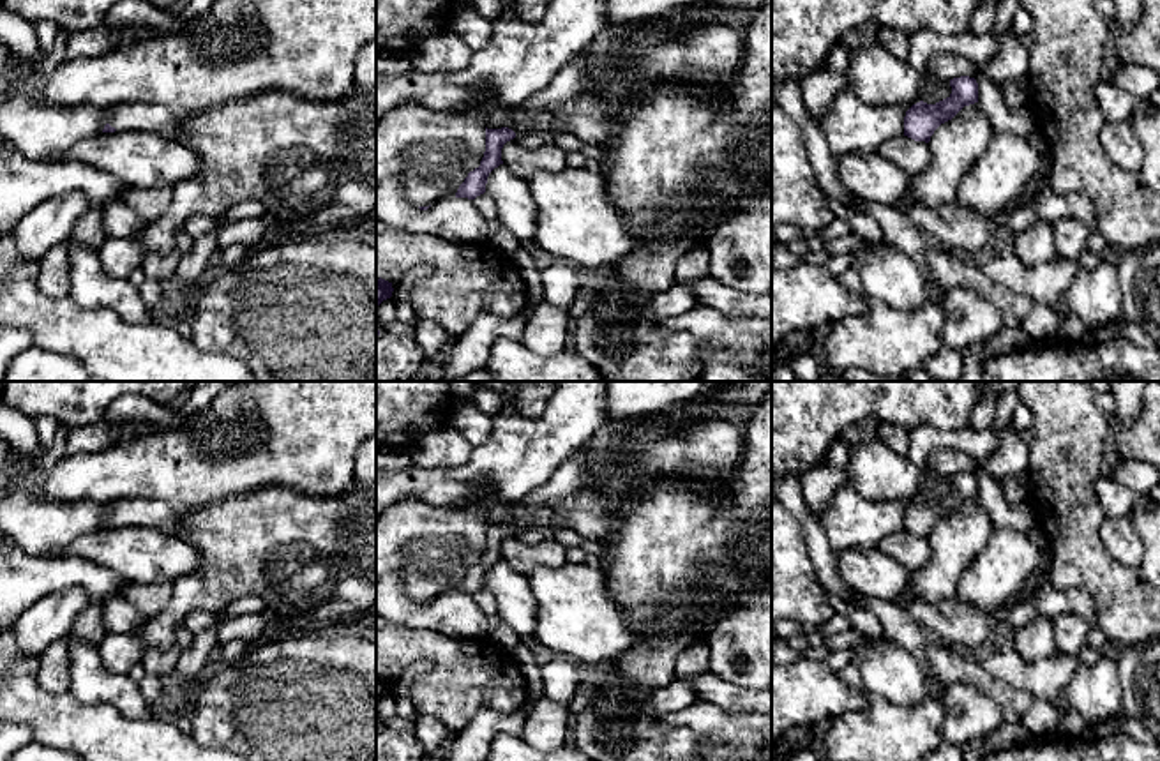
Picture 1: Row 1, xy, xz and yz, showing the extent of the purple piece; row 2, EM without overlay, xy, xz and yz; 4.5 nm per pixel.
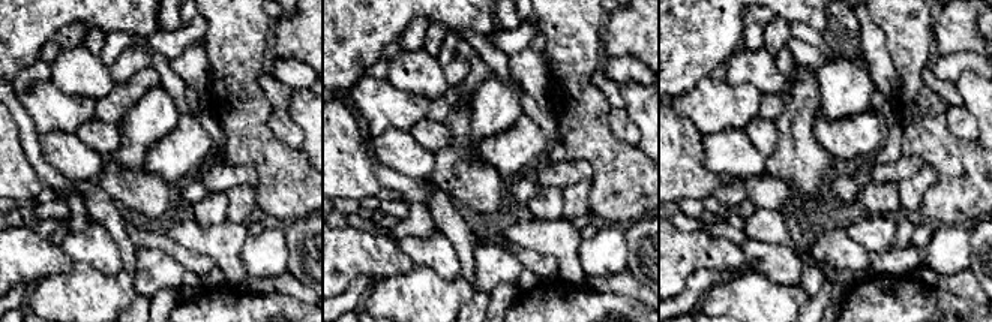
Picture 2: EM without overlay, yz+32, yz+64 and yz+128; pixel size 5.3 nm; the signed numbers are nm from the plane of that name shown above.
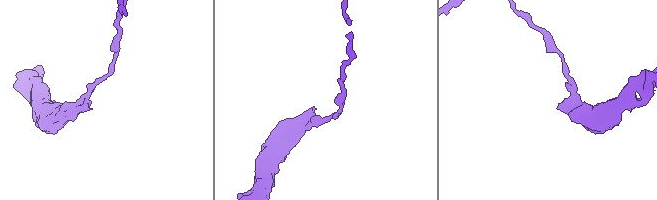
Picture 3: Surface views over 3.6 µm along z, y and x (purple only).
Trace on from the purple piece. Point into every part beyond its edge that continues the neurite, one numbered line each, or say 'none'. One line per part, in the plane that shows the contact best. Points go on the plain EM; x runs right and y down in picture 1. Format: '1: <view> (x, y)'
1: xy (126, 512)

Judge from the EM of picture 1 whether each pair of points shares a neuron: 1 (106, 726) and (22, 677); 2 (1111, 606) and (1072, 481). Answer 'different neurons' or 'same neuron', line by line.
1: same neuron
2: same neuron

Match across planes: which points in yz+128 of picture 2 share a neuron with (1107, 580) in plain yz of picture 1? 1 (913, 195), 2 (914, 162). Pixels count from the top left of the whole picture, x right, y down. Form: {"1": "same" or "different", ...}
{"1": "different", "2": "different"}

